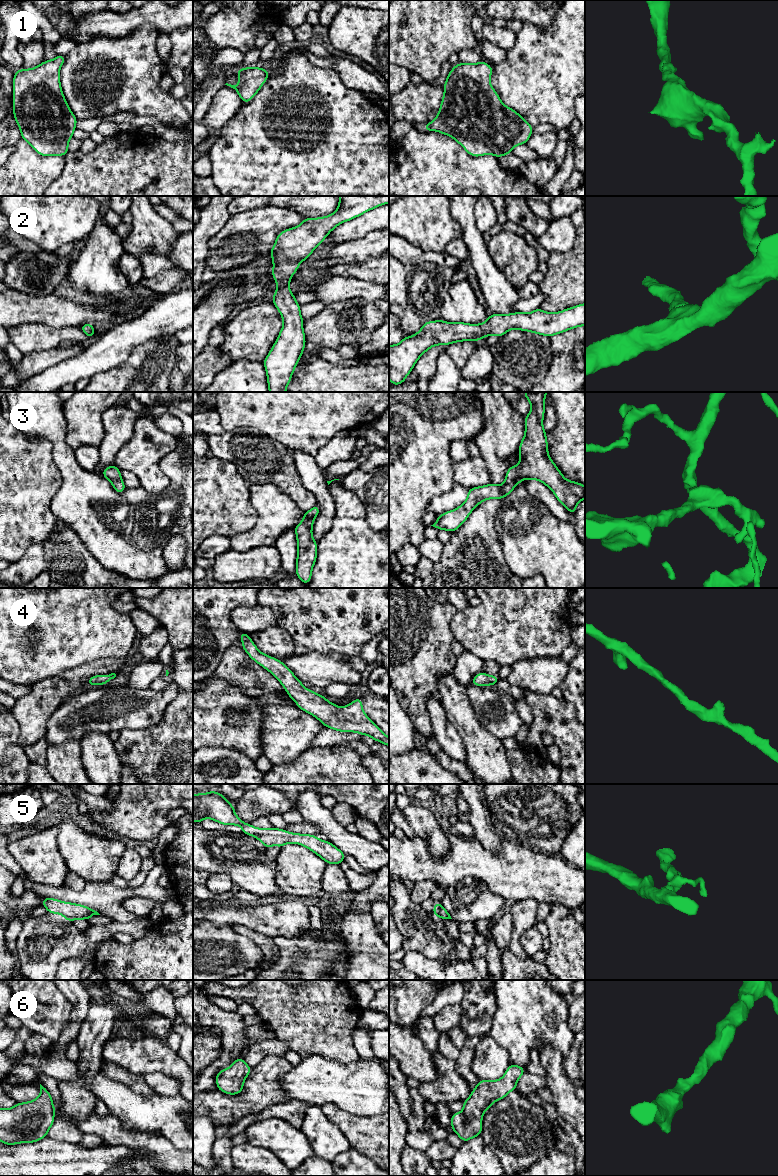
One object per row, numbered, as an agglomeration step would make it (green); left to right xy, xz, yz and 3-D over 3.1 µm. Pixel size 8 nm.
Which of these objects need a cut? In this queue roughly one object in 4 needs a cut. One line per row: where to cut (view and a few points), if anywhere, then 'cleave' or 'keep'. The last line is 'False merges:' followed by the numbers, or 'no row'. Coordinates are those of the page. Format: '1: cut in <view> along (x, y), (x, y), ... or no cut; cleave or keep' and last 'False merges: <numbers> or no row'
1: no cut; keep
2: no cut; keep
3: no cut; keep
4: no cut; keep
5: no cut; keep
6: no cut; keep
False merges: no row

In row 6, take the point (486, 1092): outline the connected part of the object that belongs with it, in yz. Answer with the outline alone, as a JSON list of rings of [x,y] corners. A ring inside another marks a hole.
[[[510,1063],[502,1078],[495,1081],[479,1080],[470,1097],[463,1102],[463,1111],[452,1113],[451,1116],[451,1127],[462,1142],[481,1135],[484,1112],[493,1102],[516,1090],[517,1081],[525,1071],[525,1068]]]

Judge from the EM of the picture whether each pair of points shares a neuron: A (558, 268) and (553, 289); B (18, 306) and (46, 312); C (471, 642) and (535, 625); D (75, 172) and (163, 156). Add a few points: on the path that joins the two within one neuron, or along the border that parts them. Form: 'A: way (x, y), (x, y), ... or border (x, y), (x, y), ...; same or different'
A: way (558, 273), (558, 284); same
B: way (25, 309), (39, 309); same
C: way (487, 631), (503, 628), (508, 625), (519, 625); same
D: way (97, 172), (141, 172); same

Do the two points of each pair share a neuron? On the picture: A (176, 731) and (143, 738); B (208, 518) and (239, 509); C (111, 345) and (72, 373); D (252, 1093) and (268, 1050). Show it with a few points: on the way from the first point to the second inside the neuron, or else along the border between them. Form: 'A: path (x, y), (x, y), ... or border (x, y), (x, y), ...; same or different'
A: path (168, 738), (151, 738); same
B: path (216, 512), (231, 511); same
C: path (101, 354), (82, 366); same
D: border (284, 1056), (265, 1056), (252, 1068); different

